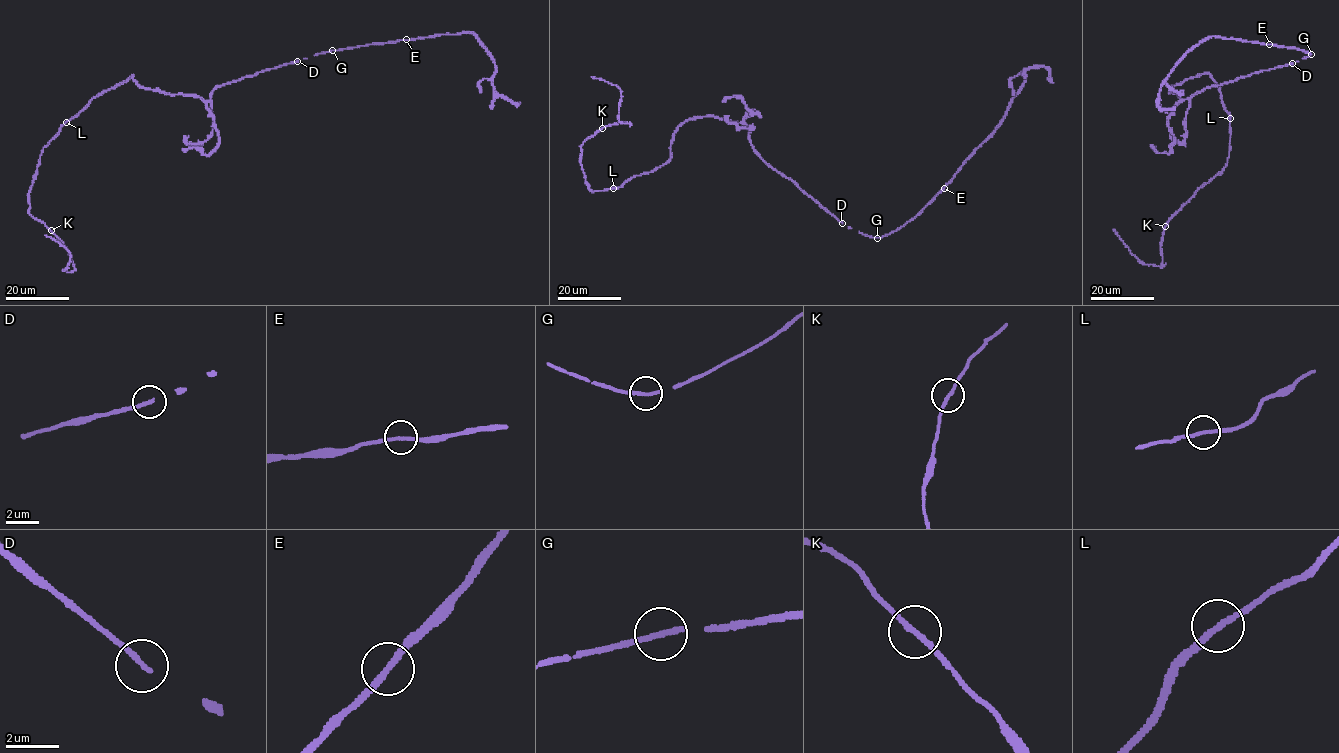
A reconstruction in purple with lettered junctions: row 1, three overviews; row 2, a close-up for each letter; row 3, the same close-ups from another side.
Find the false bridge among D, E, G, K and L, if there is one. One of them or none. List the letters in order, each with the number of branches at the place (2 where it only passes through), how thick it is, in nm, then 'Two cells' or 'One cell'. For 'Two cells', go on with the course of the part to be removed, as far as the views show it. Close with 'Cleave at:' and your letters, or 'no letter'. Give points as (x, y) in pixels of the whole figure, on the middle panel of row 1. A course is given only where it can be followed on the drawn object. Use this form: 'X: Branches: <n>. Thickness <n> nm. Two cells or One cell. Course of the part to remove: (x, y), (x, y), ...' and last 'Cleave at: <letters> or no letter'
D: Branches: 1. Thickness 240 nm. One cell
E: Branches: 2. Thickness 220 nm. One cell
G: Branches: 1. Thickness 280 nm. One cell
K: Branches: 2. Thickness 190 nm. One cell
L: Branches: 2. Thickness 180 nm. One cell
Cleave at: no letter

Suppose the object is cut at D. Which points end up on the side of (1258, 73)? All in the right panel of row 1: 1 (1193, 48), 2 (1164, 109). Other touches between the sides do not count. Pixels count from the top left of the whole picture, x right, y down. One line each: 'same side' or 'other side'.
1: other side
2: other side

